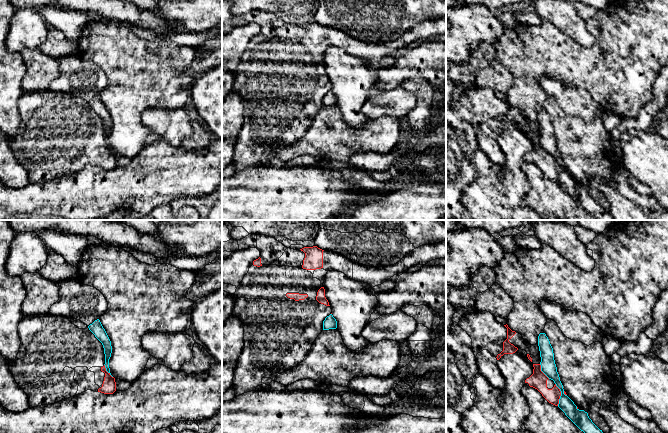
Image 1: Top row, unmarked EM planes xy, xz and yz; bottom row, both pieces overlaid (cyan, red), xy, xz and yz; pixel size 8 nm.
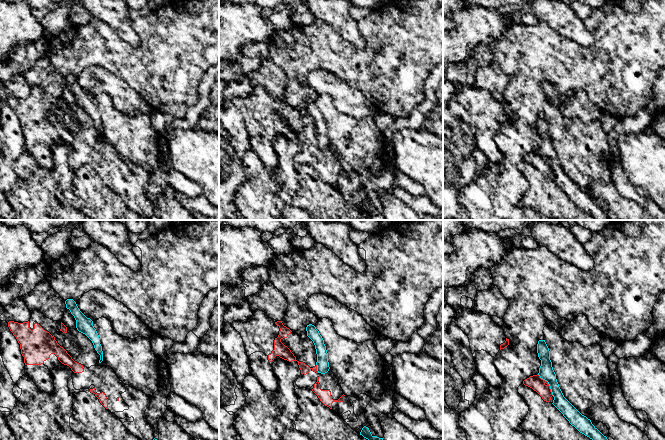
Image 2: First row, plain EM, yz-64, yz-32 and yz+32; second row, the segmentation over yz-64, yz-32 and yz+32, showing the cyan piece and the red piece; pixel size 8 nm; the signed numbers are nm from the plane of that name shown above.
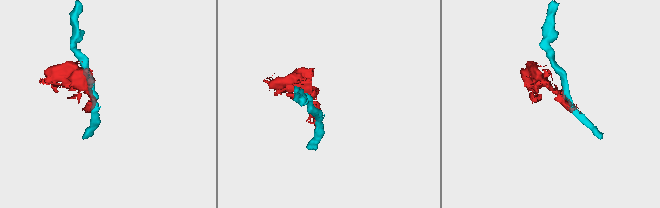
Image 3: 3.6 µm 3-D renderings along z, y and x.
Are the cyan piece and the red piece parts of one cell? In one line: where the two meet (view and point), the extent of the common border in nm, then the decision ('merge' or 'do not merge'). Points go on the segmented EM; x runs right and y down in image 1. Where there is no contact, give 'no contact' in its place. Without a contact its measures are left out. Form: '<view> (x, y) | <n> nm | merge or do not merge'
yz (561, 394) | 190 nm | do not merge

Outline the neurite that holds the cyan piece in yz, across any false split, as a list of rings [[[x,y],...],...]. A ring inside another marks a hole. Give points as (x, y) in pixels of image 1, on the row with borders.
[[[545,333],[539,334],[538,346],[541,357],[541,371],[549,379],[553,380],[561,391],[558,407],[584,433],[603,433],[589,418],[588,413],[584,410],[579,410],[574,402],[564,394],[563,385],[554,360],[553,348]]]

